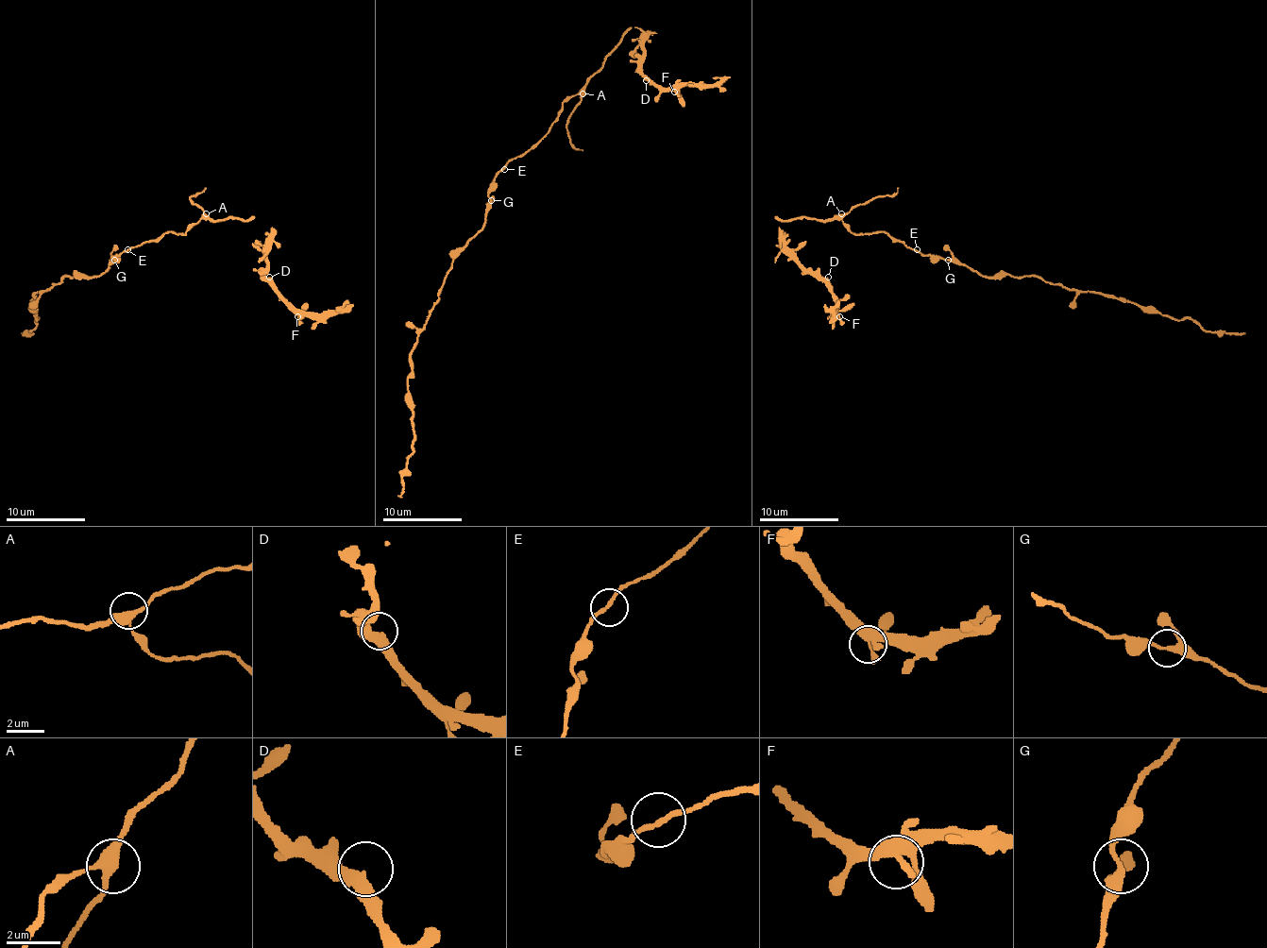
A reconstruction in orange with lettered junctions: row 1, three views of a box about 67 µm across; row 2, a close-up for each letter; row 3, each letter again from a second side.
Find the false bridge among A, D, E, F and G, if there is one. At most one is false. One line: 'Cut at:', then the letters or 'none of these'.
Cut at: none of these

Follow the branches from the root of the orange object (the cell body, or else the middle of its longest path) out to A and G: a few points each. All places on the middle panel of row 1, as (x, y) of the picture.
A: (504, 167), (522, 157), (549, 129), (557, 111), (567, 100), (582, 93)
G: (504, 167), (494, 178), (494, 189), (488, 194), (490, 200)

